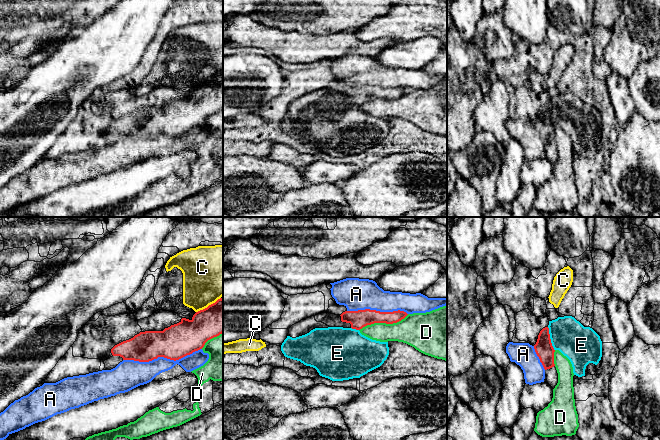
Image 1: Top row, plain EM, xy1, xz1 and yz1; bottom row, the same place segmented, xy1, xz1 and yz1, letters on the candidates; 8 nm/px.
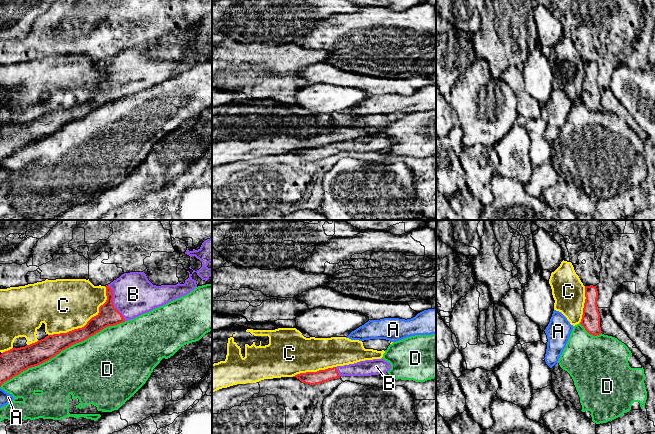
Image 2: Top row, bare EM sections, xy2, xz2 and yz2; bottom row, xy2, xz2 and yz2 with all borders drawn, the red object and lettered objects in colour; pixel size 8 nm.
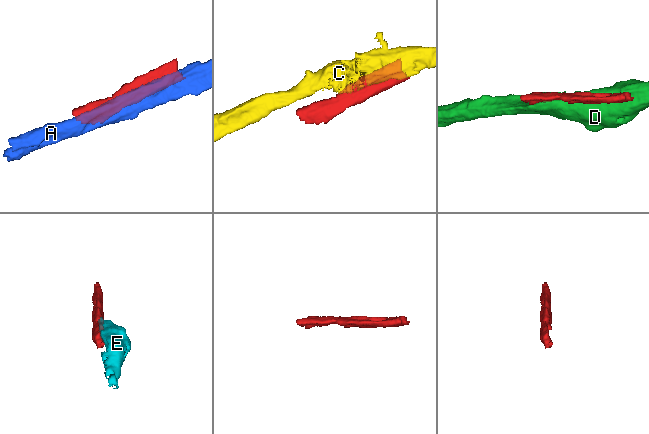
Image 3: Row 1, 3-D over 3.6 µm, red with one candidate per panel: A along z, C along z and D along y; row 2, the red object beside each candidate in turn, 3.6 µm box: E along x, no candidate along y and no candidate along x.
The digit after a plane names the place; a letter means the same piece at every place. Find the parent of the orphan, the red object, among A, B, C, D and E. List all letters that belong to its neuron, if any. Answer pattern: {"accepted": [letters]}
{"accepted": ["B", "E"]}

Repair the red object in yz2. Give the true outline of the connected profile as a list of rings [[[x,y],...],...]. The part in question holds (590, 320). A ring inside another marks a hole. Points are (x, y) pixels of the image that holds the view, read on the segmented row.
[[[585,286],[585,303],[580,324],[585,330],[597,336],[601,334],[600,313],[597,306],[598,291],[596,286]]]

